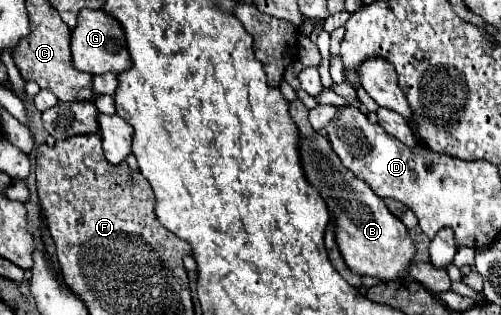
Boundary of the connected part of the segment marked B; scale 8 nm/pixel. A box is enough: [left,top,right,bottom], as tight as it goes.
[301,135,415,281]

